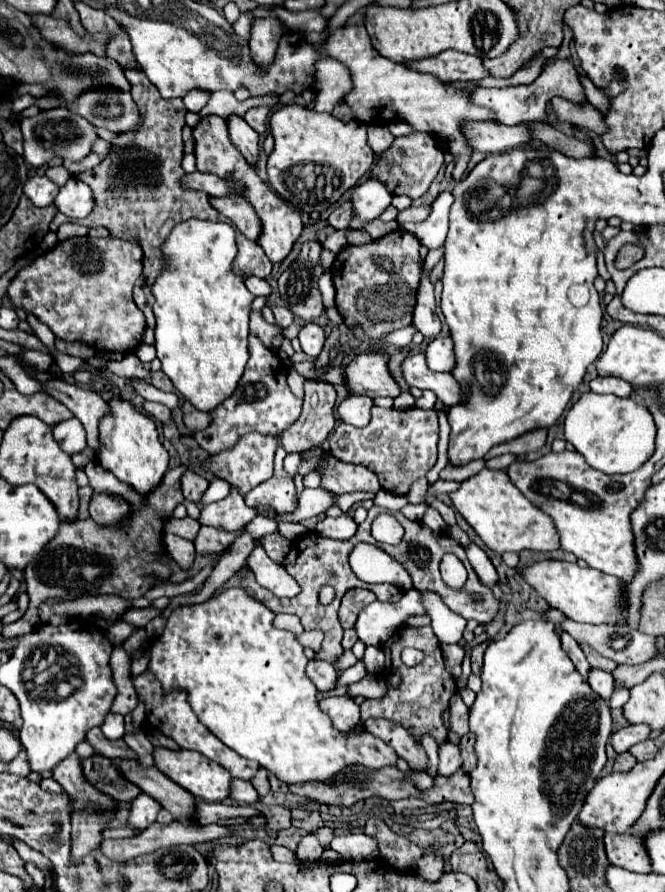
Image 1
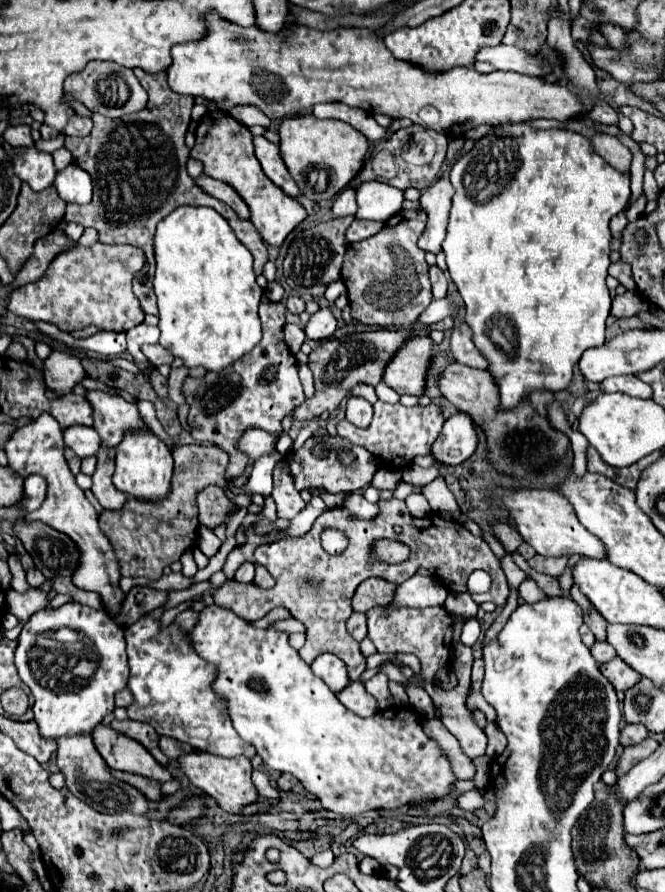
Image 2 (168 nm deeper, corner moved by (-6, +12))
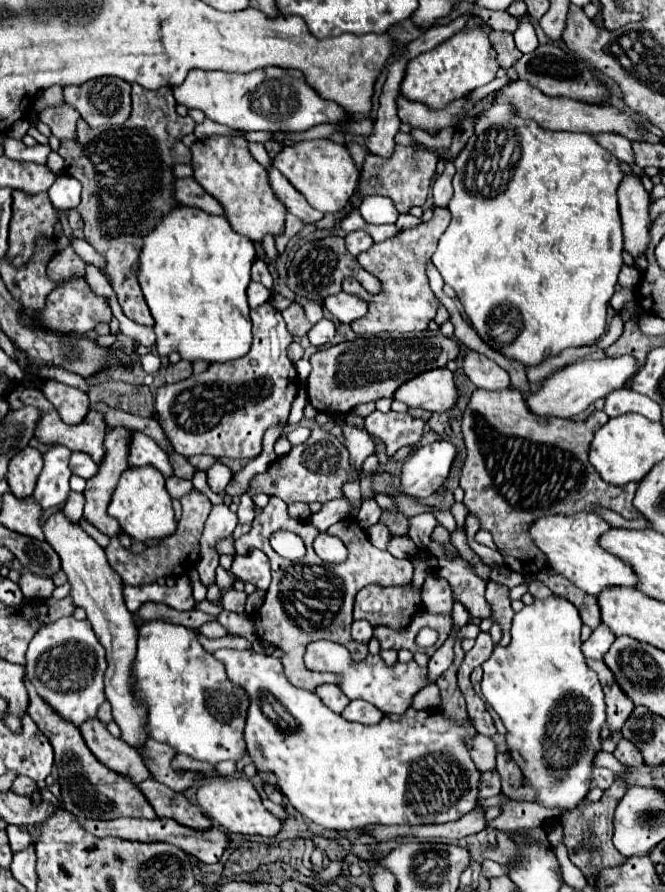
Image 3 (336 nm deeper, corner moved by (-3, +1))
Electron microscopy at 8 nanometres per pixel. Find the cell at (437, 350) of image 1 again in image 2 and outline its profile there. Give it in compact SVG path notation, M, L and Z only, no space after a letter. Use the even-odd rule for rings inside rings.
M465 322L461 326L453 328L451 338L449 338L449 346L451 346L451 356L459 364L467 364L471 368L487 368L487 360L475 348L475 344L471 340L471 330Z

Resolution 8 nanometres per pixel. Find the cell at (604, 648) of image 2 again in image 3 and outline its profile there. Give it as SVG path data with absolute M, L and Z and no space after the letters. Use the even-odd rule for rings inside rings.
M600 623L600 625L592 631L590 639L582 643L582 653L584 653L584 657L586 657L586 659L602 659L604 653L610 649L610 645L612 645L614 639L616 639L614 633L612 633L604 623Z

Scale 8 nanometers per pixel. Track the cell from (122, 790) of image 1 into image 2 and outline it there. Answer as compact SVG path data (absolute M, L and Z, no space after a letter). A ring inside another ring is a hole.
M111 770L111 774L117 780L123 780L127 784L131 784L133 788L137 788L149 800L159 800L163 796L161 790L159 790L159 782L155 782L155 780L149 780L145 776L137 776L137 774L129 774L129 772L117 772L117 770Z

